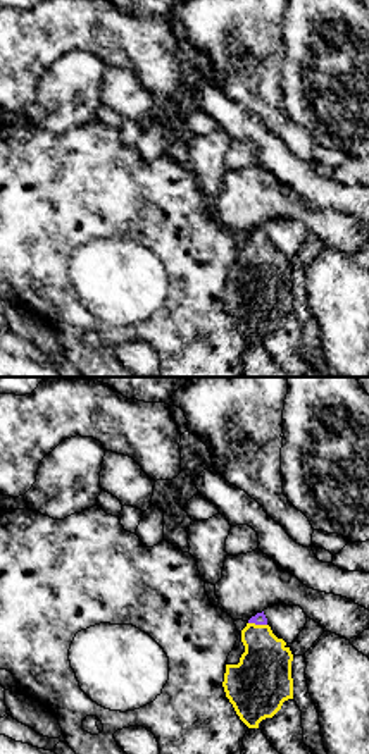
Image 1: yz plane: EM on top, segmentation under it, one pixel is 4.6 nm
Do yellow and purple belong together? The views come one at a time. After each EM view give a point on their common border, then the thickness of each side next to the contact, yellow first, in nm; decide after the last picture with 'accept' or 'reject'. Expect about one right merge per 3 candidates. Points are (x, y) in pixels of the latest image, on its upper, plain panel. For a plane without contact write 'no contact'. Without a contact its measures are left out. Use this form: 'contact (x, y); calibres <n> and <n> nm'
contact (257, 240); calibres 280 and 60 nm

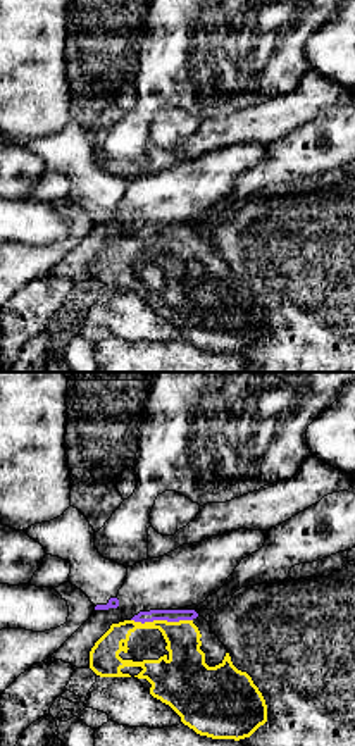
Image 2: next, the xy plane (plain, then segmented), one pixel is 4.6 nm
contact (162, 235); calibres 190 and 60 nm

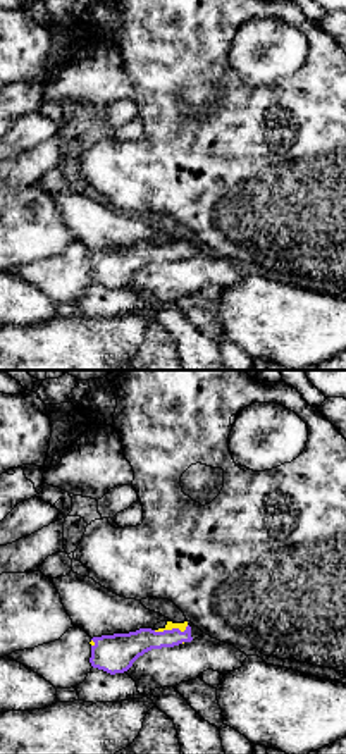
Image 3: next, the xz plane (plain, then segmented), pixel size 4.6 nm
contact (171, 243); calibres 40 and 160 nm

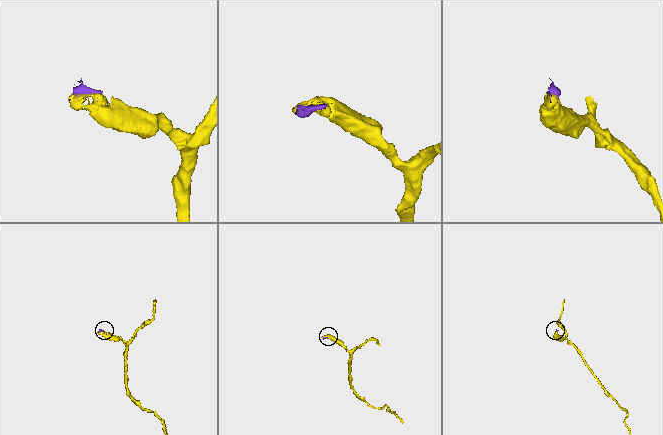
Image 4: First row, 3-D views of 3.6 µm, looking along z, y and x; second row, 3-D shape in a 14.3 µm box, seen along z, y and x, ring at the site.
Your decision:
accept

